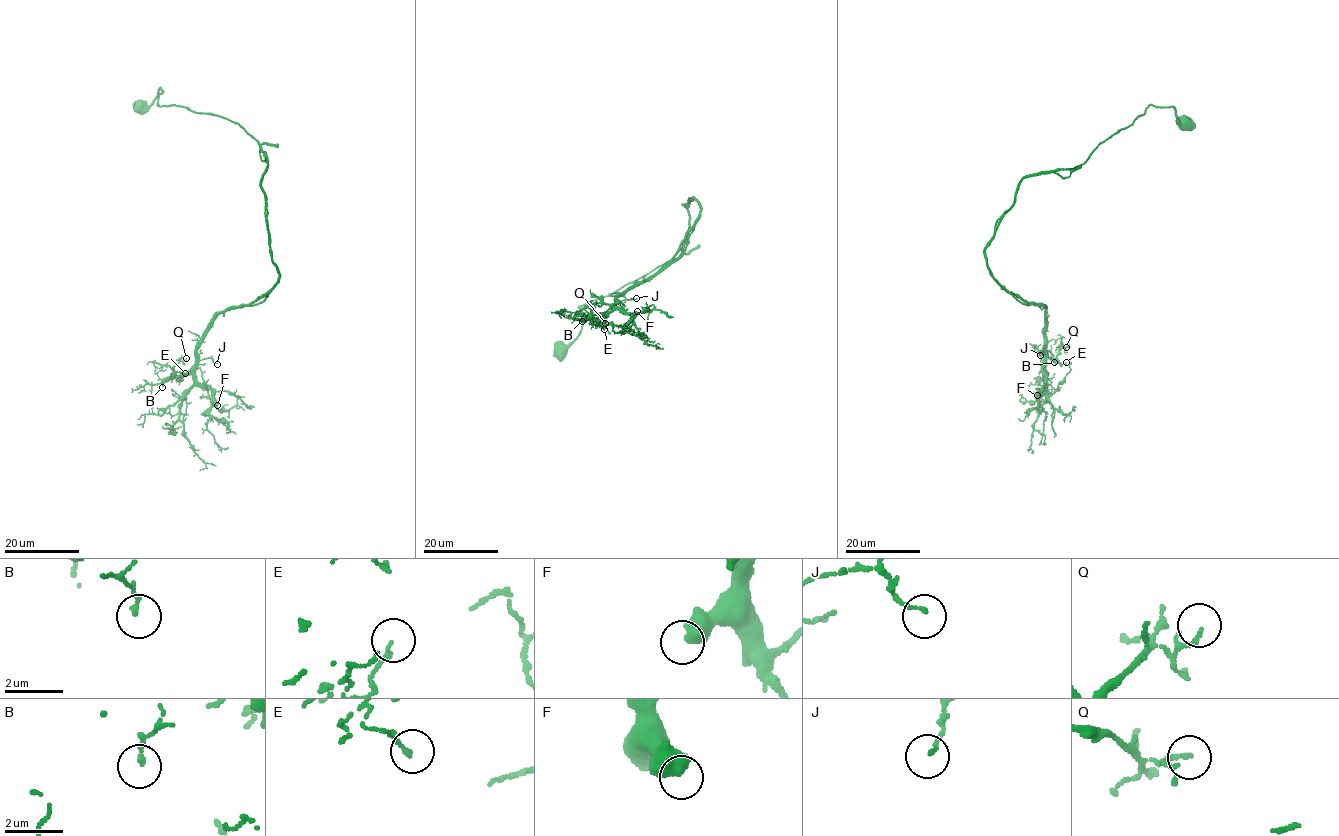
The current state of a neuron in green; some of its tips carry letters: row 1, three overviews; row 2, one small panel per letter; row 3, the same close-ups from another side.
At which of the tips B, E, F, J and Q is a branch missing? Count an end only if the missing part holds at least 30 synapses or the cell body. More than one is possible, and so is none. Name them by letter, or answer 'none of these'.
none of these

